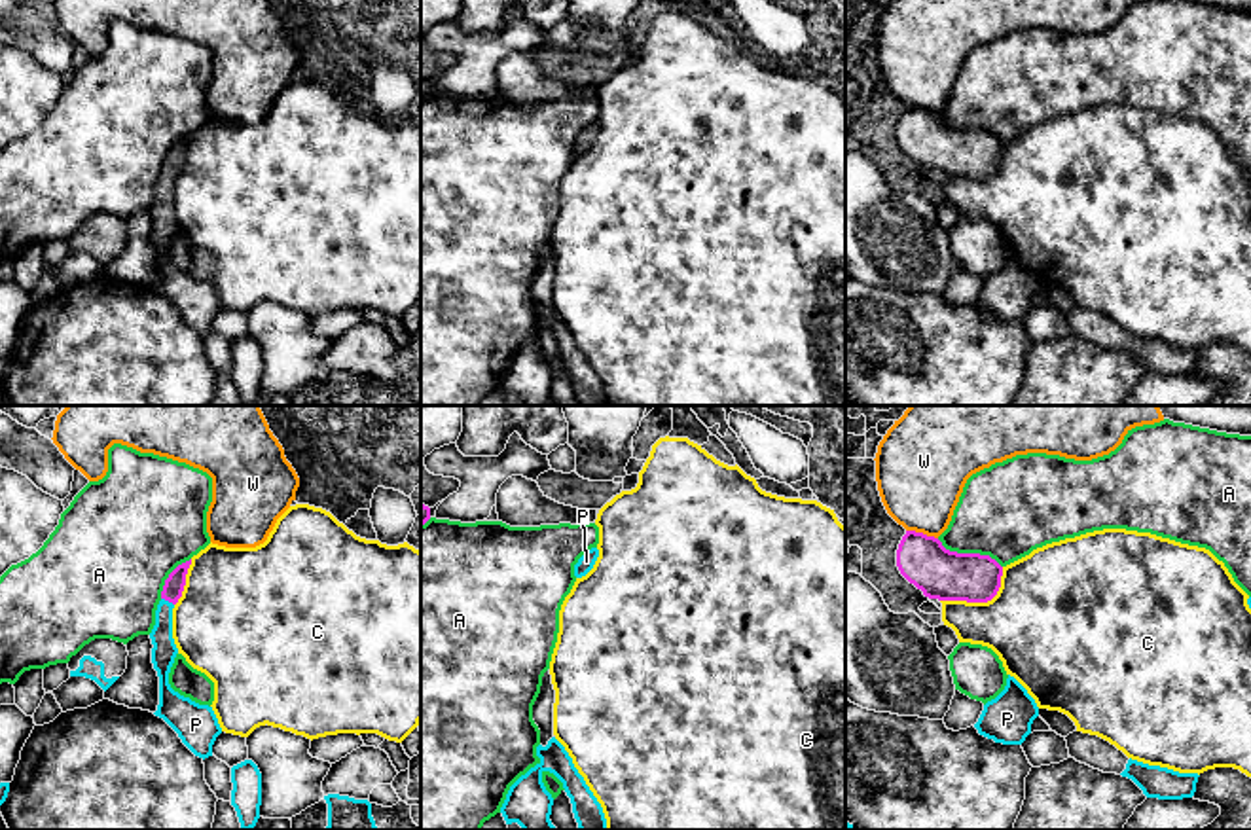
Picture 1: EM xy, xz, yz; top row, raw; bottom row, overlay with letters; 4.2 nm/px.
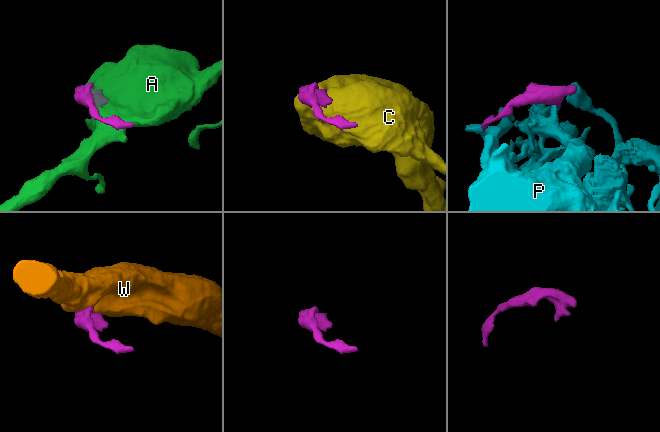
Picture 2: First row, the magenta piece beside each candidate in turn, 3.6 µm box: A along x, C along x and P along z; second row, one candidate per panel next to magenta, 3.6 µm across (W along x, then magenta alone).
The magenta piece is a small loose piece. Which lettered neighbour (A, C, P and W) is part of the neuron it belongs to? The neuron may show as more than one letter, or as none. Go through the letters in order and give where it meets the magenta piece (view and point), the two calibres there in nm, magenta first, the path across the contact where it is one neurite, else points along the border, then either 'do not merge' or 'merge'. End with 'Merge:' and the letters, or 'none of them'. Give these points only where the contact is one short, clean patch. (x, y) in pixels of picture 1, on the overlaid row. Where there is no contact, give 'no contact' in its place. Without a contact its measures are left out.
A: contact yz (969, 554); calibres 220 and 400 nm; do not merge
C: contact yz (980, 601); calibres 220 and 420 nm; do not merge
P: contact xy (167, 599); calibres 90 and 110 nm; merge
W: contact yz (922, 533); calibres 220 and 380 nm; do not merge
Merge: P

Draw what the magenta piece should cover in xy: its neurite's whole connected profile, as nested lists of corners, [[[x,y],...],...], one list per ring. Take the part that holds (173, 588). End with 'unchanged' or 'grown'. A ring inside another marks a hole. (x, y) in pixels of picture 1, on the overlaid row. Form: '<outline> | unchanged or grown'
[[[191,559],[178,565],[165,580],[161,601],[155,610],[152,639],[152,663],[159,677],[159,705],[154,713],[163,718],[182,739],[182,743],[199,758],[212,756],[212,745],[222,733],[218,718],[208,705],[199,705],[180,695],[169,684],[169,673],[178,654],[172,639],[172,608],[182,597],[186,574]]] | grown

